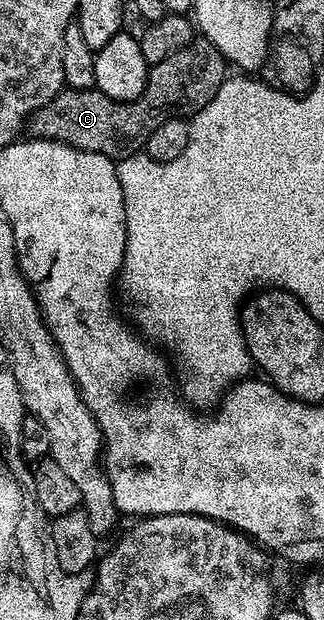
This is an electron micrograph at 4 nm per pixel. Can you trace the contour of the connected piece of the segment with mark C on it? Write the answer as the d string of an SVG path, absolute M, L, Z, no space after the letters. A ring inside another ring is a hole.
M200 37L178 53L170 53L170 57L151 64L148 69L146 89L132 103L119 103L106 97L106 93L91 87L77 91L65 89L59 91L50 102L26 120L26 131L33 139L49 139L51 143L70 145L74 149L82 149L90 153L102 153L107 159L119 161L143 152L150 133L154 133L158 125L171 119L188 119L200 112L214 97L214 93L218 93L218 89L229 74L228 70L230 71L229 64L222 57L220 50L207 39Z

